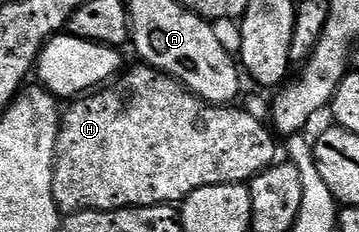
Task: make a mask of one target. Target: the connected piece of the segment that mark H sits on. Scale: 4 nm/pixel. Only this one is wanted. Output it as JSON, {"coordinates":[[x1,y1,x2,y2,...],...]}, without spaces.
{"coordinates":[[137,64,129,70,123,69,109,84,71,101,65,107,58,128,58,143,54,149,54,175,52,176,52,192,62,212,81,212,84,210,129,210,136,206,160,206,163,204,181,204,187,196,200,188,223,186,224,184,246,184,269,166,275,165,280,154,280,146,274,143,275,135,271,127,263,119,250,114,249,109,237,110,237,105,216,106,198,98,175,78,155,70,150,65]]}

